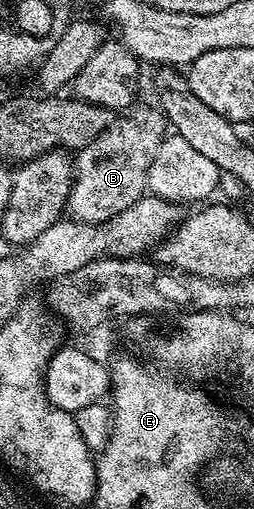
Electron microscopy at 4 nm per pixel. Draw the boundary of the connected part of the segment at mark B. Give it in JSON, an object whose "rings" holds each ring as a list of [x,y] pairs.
{"rings":[[[147,120],[115,122],[90,146],[78,151],[73,160],[74,178],[65,205],[70,212],[68,215],[78,223],[99,224],[142,198],[148,189],[147,172],[162,137],[163,132]]]}

